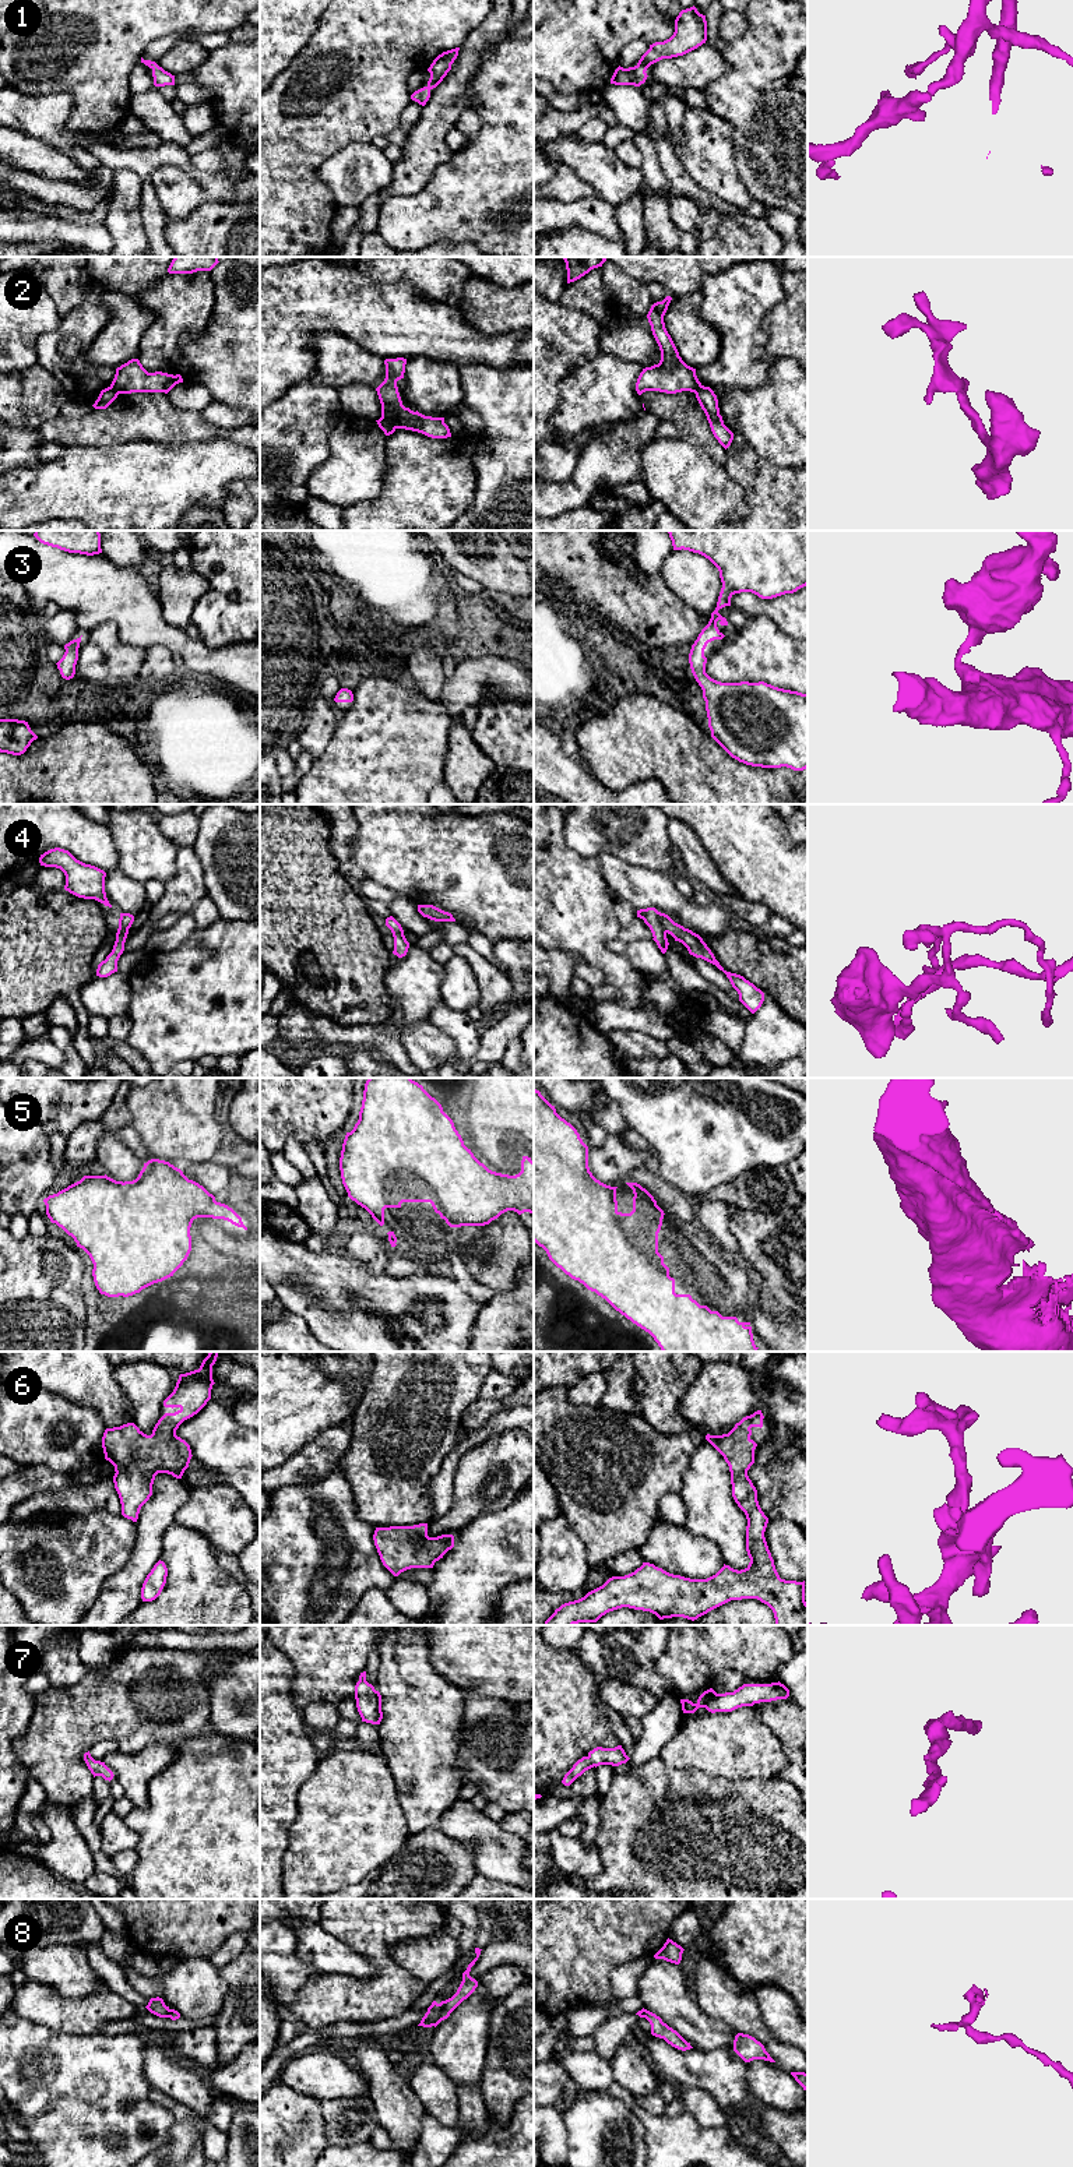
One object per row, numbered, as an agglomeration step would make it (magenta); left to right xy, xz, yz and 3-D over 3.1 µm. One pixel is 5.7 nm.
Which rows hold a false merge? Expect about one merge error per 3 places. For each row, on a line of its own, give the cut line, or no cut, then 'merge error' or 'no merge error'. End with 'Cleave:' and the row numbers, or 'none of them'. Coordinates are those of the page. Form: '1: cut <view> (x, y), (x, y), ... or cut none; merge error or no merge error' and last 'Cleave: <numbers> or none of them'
1: cut none; no merge error
2: cut xz (382, 415), (396, 427); merge error
3: cut none; no merge error
4: cut yz (657, 912), (657, 920), (667, 932); merge error
5: cut none; no merge error
6: cut none; no merge error
7: cut none; no merge error
8: cut xz (444, 2001), (442, 2015), (436, 2023); merge error
Cleave: 2, 4, 8

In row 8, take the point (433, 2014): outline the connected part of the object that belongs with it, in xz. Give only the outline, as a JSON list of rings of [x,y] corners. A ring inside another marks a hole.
[[[433,2001],[418,2026],[423,2026],[423,2027],[435,2026],[436,2027],[440,2016],[441,2016],[443,2006],[444,2006],[444,2001],[441,2001],[440,2004]]]

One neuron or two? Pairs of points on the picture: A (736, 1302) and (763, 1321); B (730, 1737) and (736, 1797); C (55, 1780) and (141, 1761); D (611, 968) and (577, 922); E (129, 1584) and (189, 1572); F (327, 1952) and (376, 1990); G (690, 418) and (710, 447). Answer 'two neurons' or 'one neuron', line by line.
A: two neurons
B: two neurons
C: two neurons
D: one neuron
E: two neurons
F: two neurons
G: one neuron

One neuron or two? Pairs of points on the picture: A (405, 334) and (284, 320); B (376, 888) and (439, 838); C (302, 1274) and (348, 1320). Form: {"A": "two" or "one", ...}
{"A": "one", "B": "two", "C": "one"}

